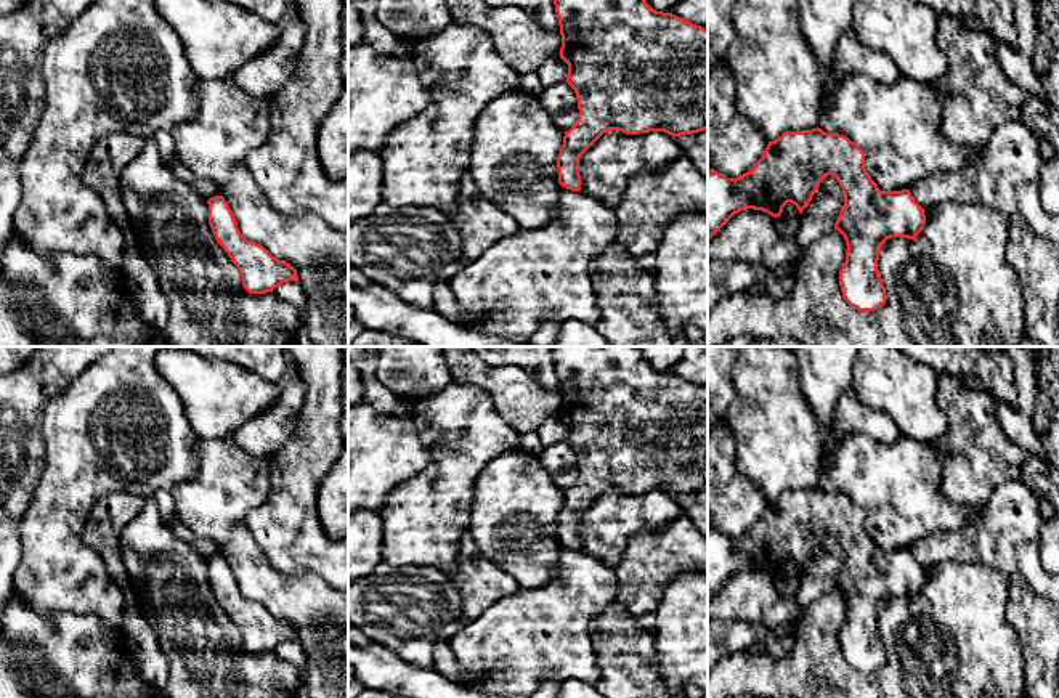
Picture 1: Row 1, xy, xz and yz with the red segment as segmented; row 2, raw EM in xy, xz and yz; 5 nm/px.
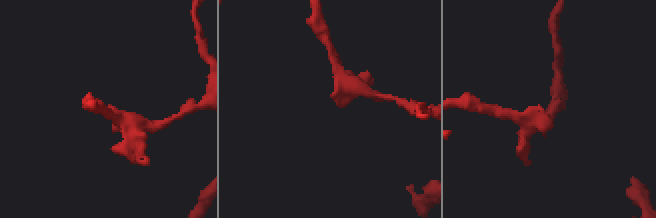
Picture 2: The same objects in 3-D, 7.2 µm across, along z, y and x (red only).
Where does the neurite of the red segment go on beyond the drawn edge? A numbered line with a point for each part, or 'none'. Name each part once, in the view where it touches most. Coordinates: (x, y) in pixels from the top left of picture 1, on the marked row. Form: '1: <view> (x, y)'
none

